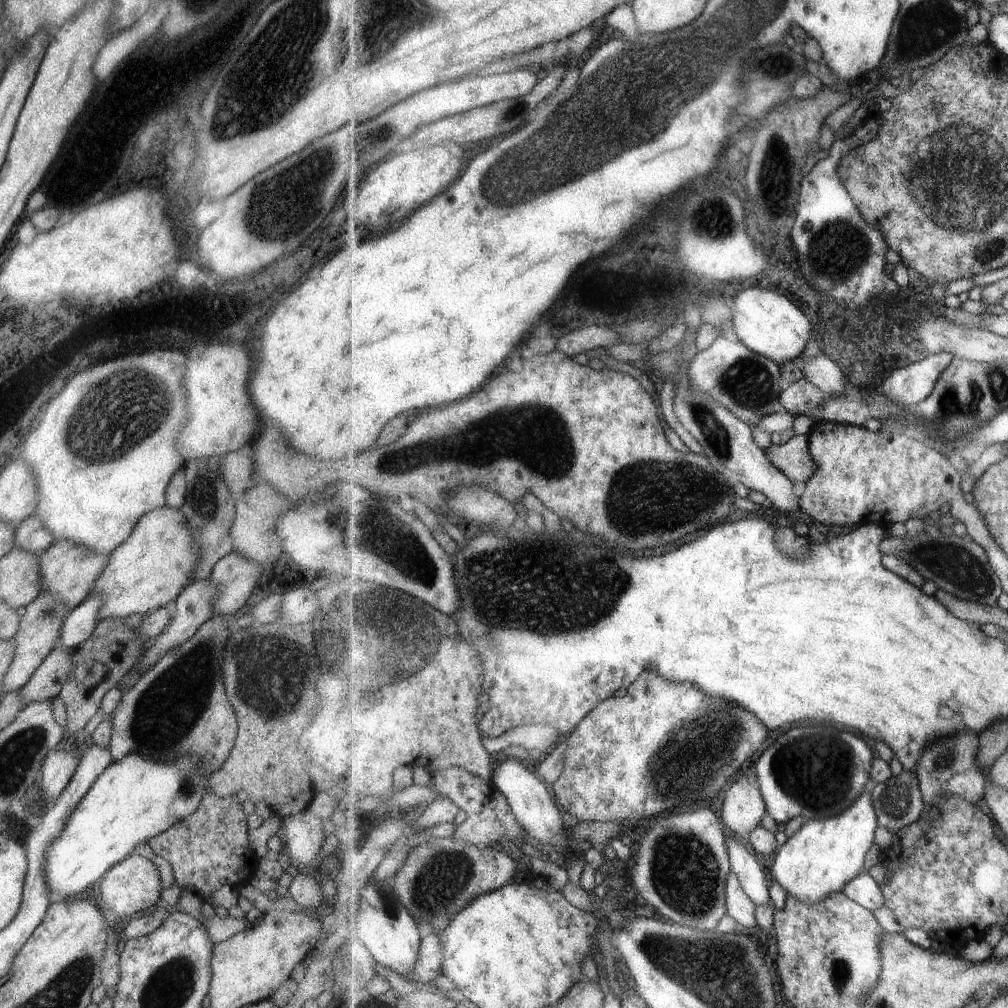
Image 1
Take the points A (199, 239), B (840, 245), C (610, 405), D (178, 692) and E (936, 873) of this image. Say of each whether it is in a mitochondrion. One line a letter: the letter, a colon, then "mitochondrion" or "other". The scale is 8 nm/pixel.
A: other
B: mitochondrion
C: other
D: mitochondrion
E: other

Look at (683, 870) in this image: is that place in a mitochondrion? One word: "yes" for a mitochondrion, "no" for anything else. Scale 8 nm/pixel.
yes

